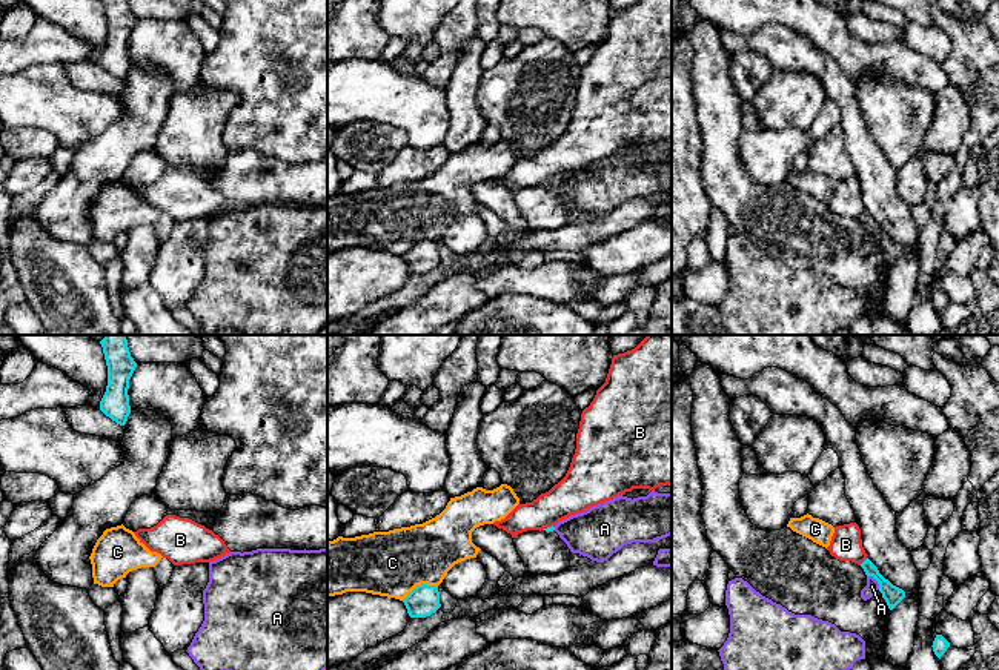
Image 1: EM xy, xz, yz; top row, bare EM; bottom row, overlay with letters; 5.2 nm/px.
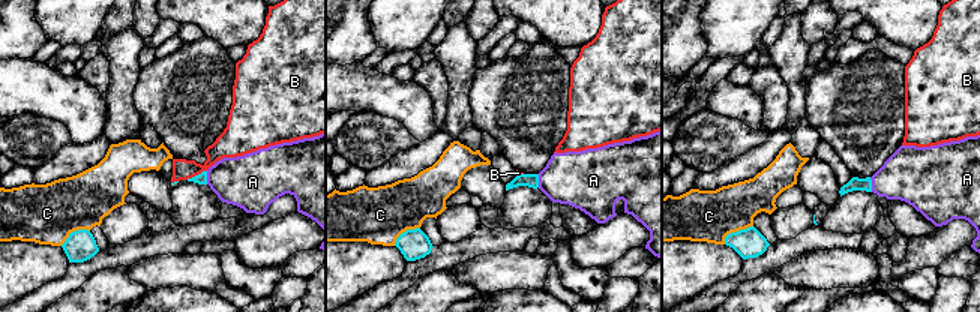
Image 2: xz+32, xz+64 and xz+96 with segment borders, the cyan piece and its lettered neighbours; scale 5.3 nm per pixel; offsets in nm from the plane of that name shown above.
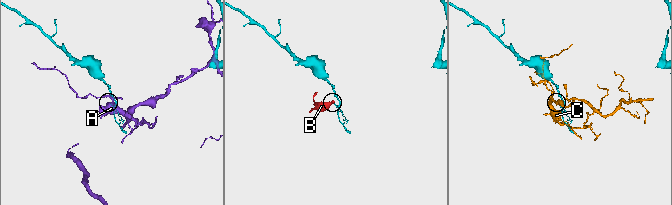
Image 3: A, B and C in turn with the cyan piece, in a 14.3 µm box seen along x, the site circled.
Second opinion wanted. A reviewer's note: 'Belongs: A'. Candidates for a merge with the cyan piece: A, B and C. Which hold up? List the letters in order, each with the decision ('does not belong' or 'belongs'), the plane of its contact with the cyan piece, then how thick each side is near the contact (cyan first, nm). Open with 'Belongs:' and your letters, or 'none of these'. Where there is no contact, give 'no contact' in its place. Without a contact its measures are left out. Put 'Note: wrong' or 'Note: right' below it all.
Belongs: none of these
A: does not belong | yz | 100/70 nm
B: does not belong | yz | 100/170 nm
C: does not belong | xz | 160/340 nm
Note: wrong

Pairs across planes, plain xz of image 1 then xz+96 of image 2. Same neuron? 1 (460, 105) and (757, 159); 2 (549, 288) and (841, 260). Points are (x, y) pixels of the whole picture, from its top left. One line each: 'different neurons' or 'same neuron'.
1: different neurons
2: same neuron

